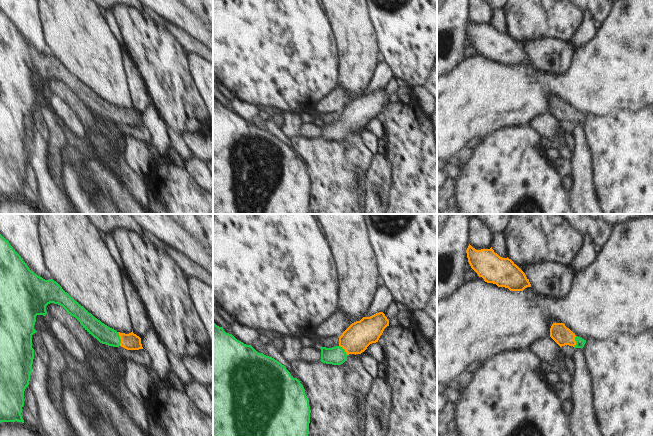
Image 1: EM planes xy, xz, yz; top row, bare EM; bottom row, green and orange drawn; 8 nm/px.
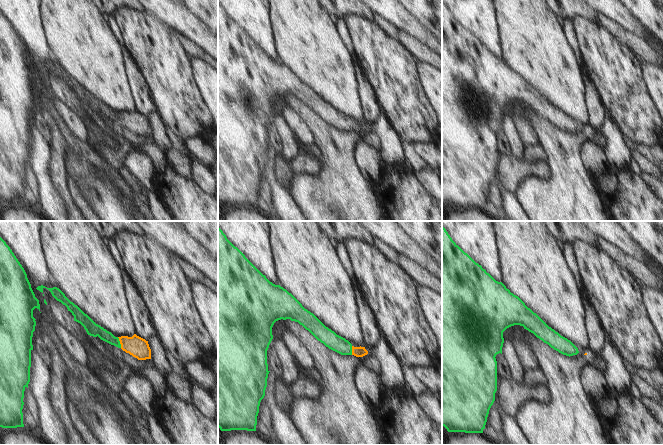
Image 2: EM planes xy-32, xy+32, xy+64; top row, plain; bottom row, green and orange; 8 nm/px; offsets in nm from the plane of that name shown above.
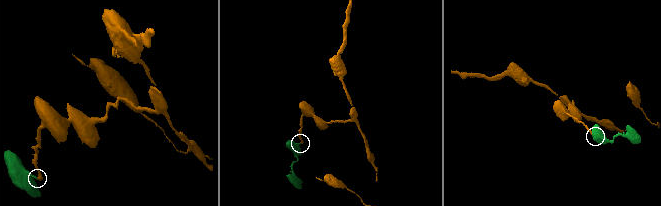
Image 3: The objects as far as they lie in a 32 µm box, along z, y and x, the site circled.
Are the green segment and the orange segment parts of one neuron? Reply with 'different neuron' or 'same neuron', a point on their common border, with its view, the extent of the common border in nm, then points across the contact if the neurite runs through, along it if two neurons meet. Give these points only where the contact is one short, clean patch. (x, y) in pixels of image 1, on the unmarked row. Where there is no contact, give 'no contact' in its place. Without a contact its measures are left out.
same neuron; meets green in xy at (120, 115); contact 110 nm long; runs through xy (104, 110), (120, 115), (131, 117)

